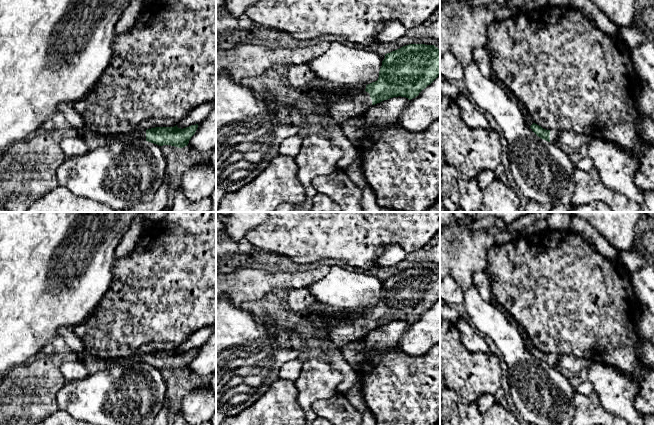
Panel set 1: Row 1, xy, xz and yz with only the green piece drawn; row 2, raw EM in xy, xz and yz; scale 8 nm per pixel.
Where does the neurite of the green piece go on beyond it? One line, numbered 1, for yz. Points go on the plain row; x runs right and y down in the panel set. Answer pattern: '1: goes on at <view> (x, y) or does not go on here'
1: goes on at yz (554, 358)

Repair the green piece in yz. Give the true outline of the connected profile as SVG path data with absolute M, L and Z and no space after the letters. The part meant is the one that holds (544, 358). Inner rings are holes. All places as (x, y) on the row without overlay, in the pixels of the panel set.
M533 347L530 352L538 361L543 364L550 367L556 367L558 365L559 356L557 354L546 354L535 347Z

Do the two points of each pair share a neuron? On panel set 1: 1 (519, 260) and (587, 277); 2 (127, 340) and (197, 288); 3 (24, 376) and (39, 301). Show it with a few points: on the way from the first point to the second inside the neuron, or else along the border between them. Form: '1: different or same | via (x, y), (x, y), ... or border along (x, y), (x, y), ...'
1: same | via (536, 277), (570, 277)
2: same | via (144, 323), (180, 288)
3: different | border along (40, 355), (28, 362), (17, 364), (10, 371)

